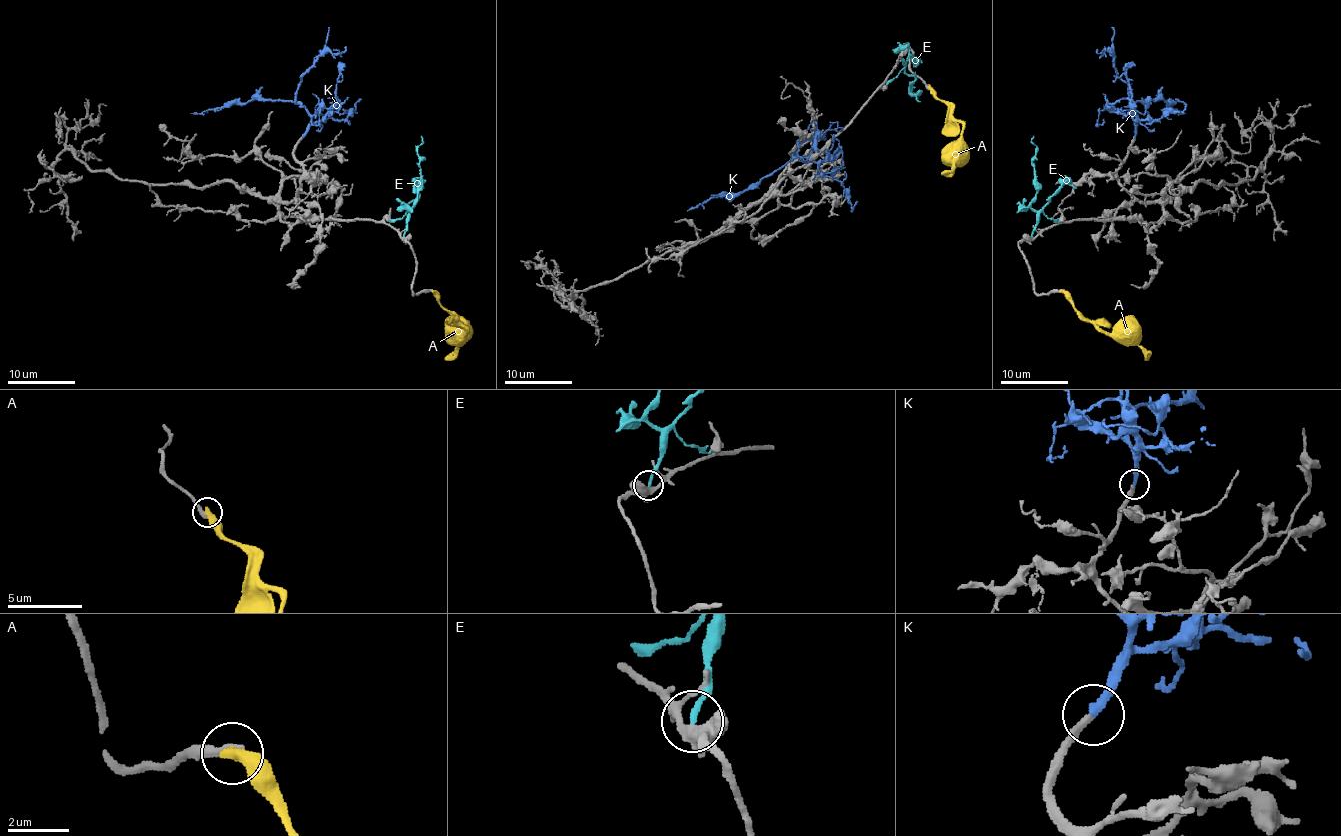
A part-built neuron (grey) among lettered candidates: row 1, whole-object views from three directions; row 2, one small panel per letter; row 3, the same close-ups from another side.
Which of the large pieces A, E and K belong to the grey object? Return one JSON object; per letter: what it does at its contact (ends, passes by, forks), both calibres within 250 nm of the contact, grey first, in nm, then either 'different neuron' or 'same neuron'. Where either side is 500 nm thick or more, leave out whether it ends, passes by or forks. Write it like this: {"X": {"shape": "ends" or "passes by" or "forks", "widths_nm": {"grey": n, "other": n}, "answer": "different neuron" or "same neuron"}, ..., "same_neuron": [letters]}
{"A": {"shape": "ends", "widths_nm": {"grey": 320, "other": 480}, "answer": "different neuron"}, "E": {"shape": "ends", "widths_nm": {"grey": 400, "other": 170}, "answer": "different neuron"}, "K": {"shape": "ends", "widths_nm": {"grey": 280, "other": 280}, "answer": "same neuron"}, "same_neuron": ["K"]}

